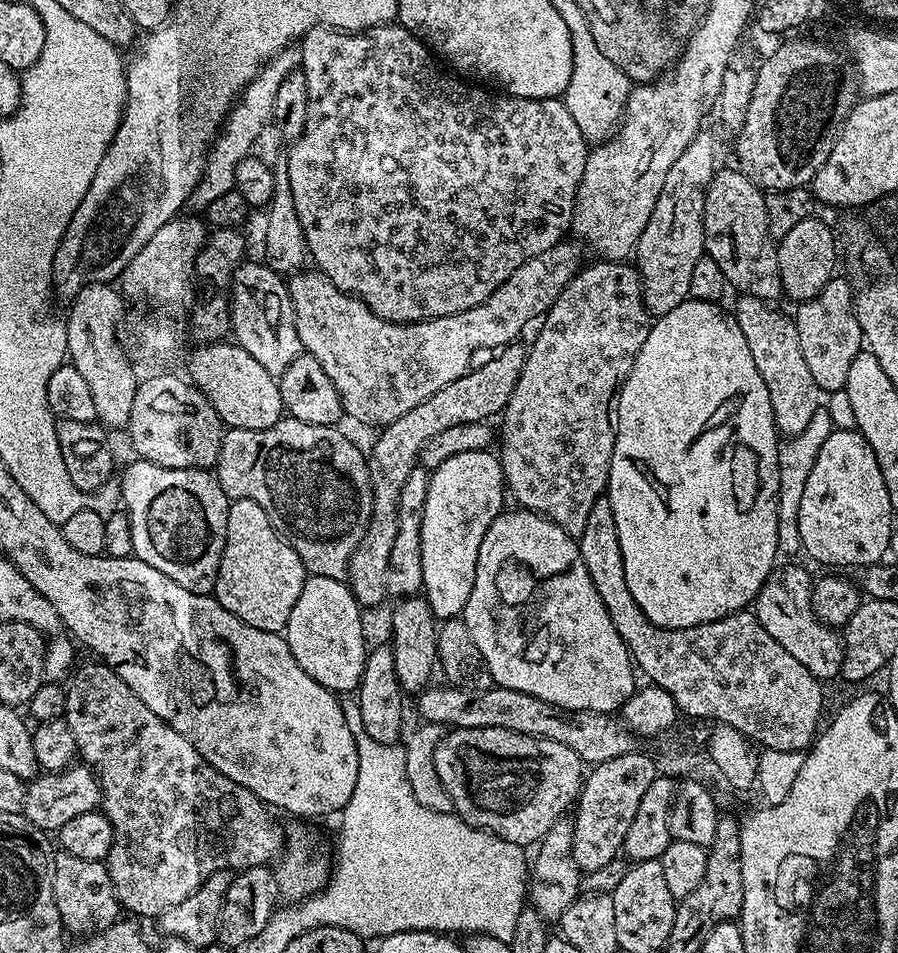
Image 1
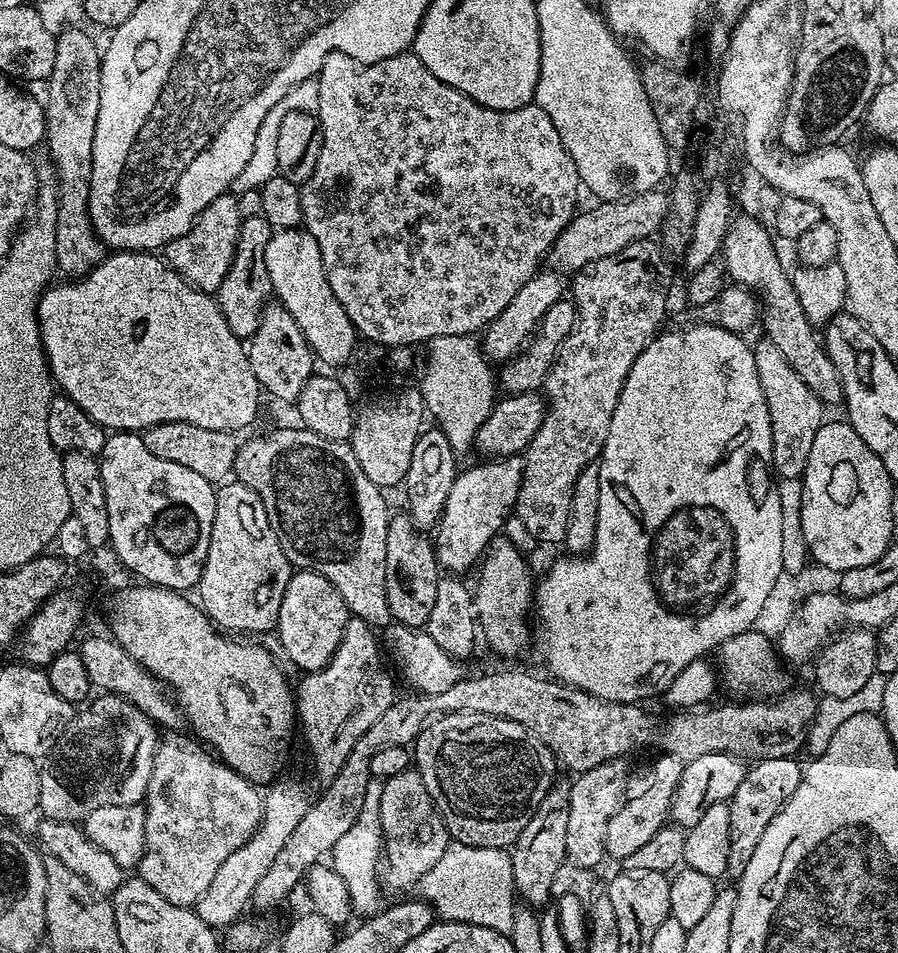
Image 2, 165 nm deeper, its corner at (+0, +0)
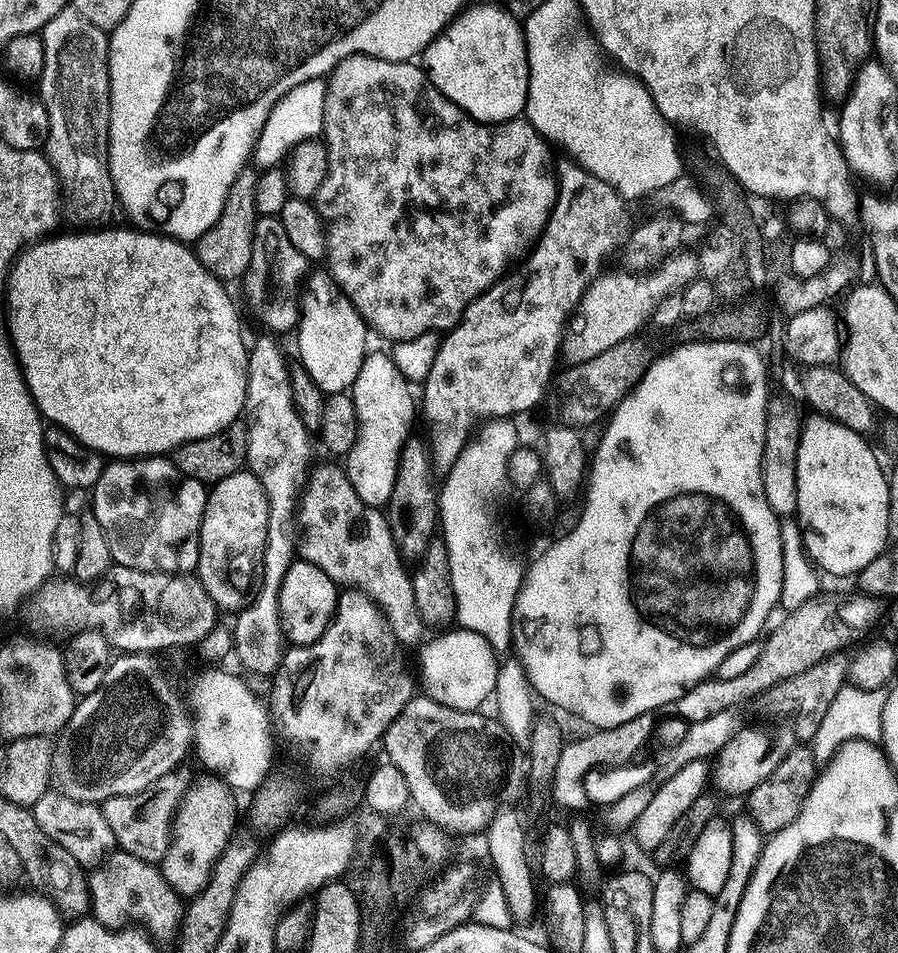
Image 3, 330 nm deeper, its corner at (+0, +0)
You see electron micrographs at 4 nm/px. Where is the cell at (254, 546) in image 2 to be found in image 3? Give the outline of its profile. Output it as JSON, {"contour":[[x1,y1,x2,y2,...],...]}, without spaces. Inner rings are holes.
{"contour":[[241,470,222,478,211,485,208,501,204,507,204,517,200,527,200,557,194,572,210,598,221,609,239,609,245,603,244,591,251,589,258,572,258,561,264,555,264,542,268,529,268,499,262,490,262,482,251,470]]}

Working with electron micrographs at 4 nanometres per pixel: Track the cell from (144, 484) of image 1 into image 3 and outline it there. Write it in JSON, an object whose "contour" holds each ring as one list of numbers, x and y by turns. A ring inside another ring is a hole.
{"contour":[[120,458,109,463,104,472,98,478,98,482,92,485,90,495,92,495,91,512,96,515,102,530,106,534,106,542,110,542,110,554,113,565,136,568,138,571,165,572,171,574,191,573,195,569,200,557,200,527,204,517,204,507,208,501,209,489,200,480,195,480,189,476,184,476,176,469,175,463,168,458]]}

